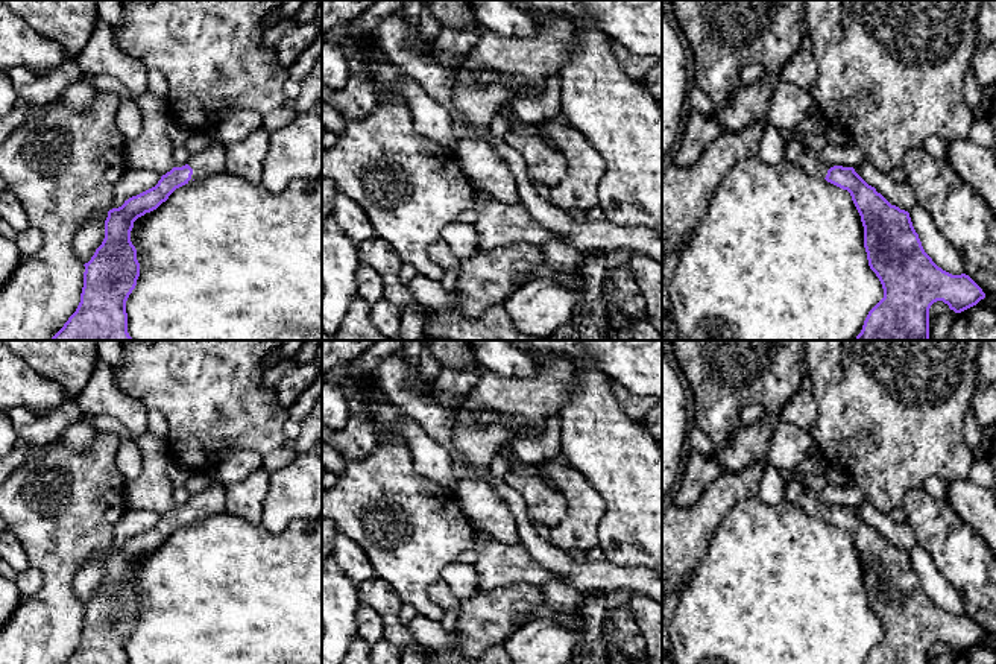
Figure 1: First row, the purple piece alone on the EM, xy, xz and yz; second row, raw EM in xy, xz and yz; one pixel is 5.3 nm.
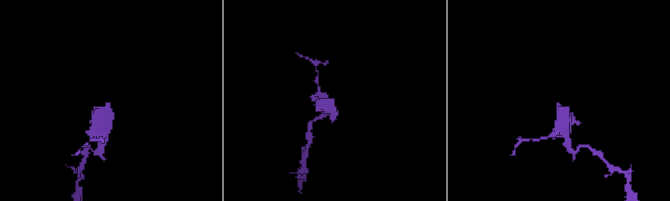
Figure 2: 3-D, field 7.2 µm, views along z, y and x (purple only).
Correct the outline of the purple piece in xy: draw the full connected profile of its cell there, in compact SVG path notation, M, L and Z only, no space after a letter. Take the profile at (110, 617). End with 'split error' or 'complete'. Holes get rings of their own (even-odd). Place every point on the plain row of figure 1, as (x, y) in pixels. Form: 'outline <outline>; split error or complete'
outline M213 480L205 489L191 495L185 506L173 507L162 515L155 527L109 550L105 579L84 605L80 643L65 664L128 664L126 641L140 617L137 590L131 582L134 562L156 550L190 520L202 523L223 511L226 511L226 486Z; split error

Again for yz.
outline M797 470L780 474L785 480L797 480L797 504L808 515L847 530L861 556L868 606L884 629L884 638L864 664L929 664L929 649L937 641L961 653L985 638L969 615L952 615L938 608L925 593L909 553L891 545L853 507L827 509L818 498L820 491L805 485L805 474Z; split error

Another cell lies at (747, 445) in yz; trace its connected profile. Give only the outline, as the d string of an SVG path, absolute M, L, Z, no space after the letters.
M767 412L758 422L736 427L729 442L715 448L714 454L726 471L744 470L767 459L770 442L779 424L779 413Z

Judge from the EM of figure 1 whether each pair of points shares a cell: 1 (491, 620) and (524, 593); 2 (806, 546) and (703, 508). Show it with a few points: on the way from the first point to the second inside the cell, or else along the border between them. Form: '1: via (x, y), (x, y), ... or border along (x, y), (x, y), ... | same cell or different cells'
1: via (498, 613), (507, 603), (516, 600) | same cell
2: border along (753, 497), (737, 502), (728, 511), (706, 547) | different cells

